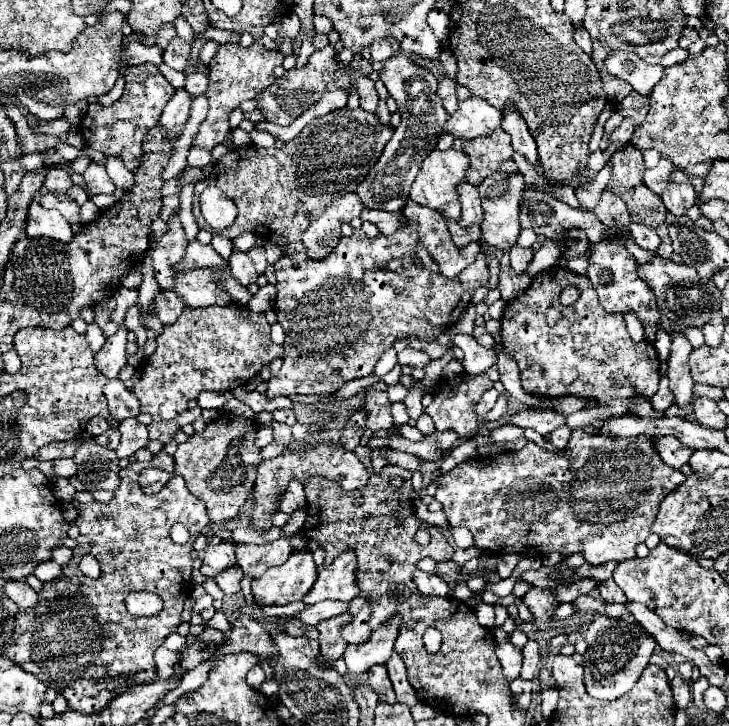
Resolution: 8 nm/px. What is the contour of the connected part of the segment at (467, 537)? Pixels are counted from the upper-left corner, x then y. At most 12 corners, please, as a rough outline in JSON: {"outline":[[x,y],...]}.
{"outline":[[450,527],[458,548],[474,545],[472,533],[463,527]]}

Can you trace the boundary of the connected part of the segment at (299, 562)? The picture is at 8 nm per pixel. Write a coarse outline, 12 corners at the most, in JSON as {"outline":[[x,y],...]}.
{"outline":[[311,553],[253,579],[259,607],[301,601],[315,579]]}

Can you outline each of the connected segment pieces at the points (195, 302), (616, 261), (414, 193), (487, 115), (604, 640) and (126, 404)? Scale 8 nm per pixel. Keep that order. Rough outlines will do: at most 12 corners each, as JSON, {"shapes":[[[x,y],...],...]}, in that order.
{"shapes":[[[207,269],[183,271],[175,287],[185,307],[229,305]],[[619,239],[593,245],[587,271],[607,313],[661,327],[651,287]],[[435,149],[423,161],[409,199],[437,211],[459,201],[467,153]],[[483,99],[459,101],[445,129],[473,139],[501,127],[503,113]],[[595,615],[585,687],[619,699],[657,641],[639,625]],[[121,379],[103,389],[117,421],[139,415],[139,399]]]}

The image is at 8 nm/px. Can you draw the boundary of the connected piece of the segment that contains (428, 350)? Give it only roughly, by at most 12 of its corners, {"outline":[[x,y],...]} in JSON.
{"outline":[[415,336],[407,340],[411,348],[424,351],[433,360],[453,347],[427,342]]}

